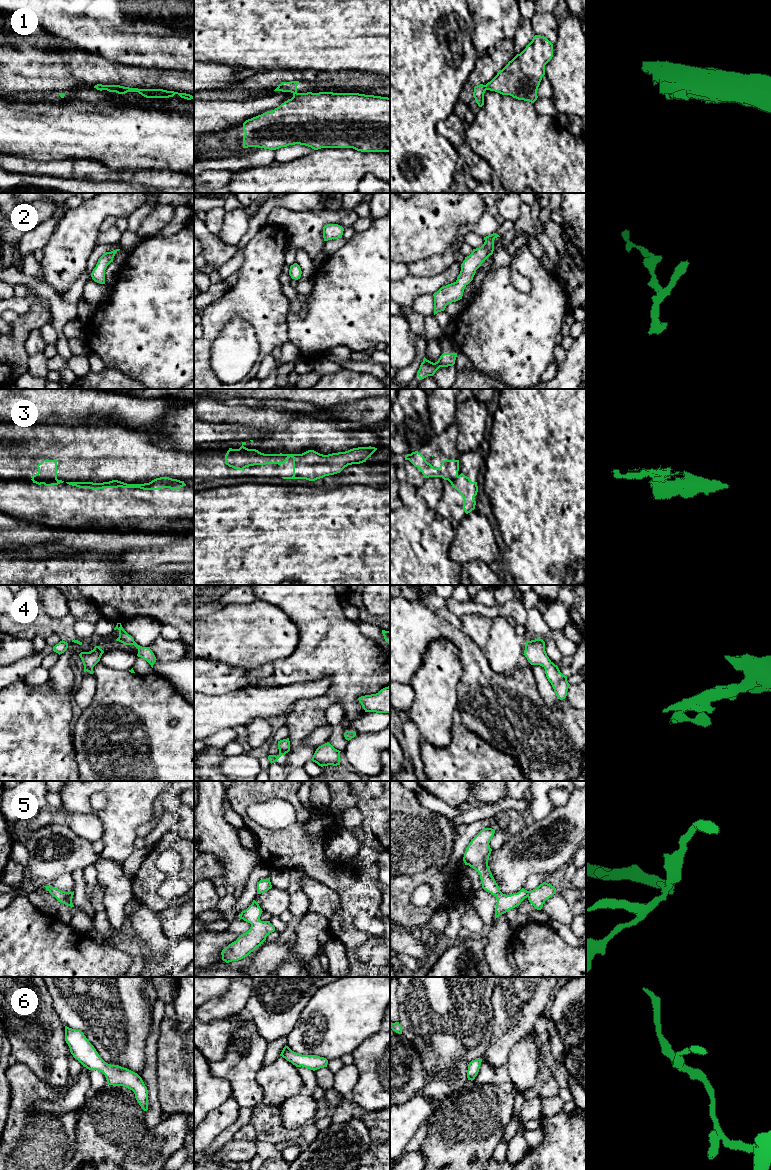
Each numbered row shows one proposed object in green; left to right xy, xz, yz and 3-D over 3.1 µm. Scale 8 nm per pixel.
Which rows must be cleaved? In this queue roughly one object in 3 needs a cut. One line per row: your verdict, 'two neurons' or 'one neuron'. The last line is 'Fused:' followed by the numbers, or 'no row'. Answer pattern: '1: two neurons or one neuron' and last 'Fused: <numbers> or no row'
1: two neurons
2: one neuron
3: two neurons
4: one neuron
5: one neuron
6: one neuron
Fused: 1, 3

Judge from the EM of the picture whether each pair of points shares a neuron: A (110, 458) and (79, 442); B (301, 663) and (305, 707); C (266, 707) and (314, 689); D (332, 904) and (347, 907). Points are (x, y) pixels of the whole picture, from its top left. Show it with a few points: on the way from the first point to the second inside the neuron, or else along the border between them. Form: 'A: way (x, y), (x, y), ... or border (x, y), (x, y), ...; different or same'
A: way (102, 458), (98, 458), (87, 449); same
B: way (322, 663), (336, 673), (336, 690), (326, 700); same
C: way (278, 700), (294, 692), (302, 691); same
D: border (326, 885), (339, 898), (339, 911), (329, 919); different

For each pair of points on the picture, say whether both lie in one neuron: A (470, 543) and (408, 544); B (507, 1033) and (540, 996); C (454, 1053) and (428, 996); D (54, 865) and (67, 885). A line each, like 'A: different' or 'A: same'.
A: different
B: same
C: same
D: different

